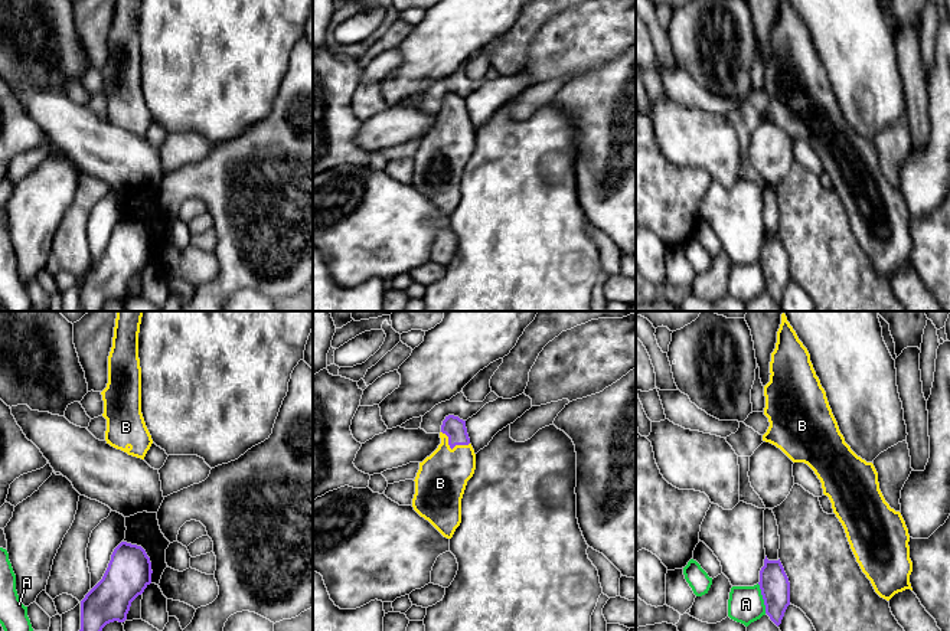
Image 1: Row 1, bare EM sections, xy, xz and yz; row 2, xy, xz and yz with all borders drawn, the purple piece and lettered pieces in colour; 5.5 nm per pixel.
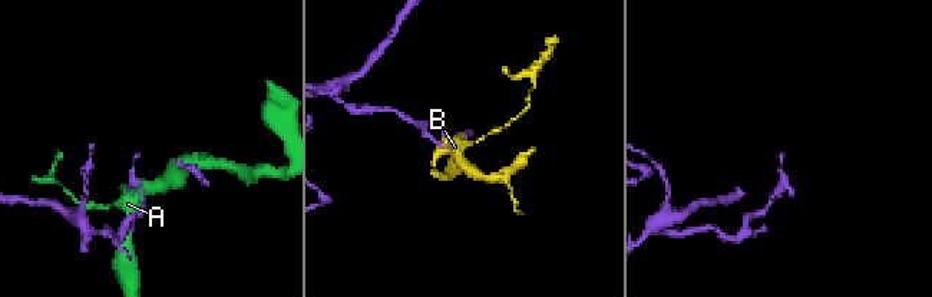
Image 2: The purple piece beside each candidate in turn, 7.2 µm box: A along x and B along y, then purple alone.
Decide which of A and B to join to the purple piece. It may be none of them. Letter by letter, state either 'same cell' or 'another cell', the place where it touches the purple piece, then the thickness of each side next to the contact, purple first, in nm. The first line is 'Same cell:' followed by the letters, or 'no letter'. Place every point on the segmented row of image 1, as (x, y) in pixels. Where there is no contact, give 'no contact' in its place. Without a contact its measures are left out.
Same cell: B
A: another cell; contact yz (763, 598); calibres 170 and 200 nm
B: same cell; contact xz (451, 448); calibres 120 and 280 nm

